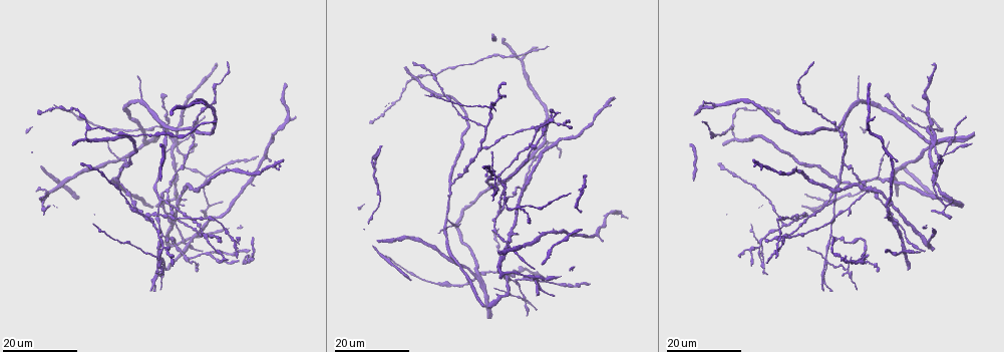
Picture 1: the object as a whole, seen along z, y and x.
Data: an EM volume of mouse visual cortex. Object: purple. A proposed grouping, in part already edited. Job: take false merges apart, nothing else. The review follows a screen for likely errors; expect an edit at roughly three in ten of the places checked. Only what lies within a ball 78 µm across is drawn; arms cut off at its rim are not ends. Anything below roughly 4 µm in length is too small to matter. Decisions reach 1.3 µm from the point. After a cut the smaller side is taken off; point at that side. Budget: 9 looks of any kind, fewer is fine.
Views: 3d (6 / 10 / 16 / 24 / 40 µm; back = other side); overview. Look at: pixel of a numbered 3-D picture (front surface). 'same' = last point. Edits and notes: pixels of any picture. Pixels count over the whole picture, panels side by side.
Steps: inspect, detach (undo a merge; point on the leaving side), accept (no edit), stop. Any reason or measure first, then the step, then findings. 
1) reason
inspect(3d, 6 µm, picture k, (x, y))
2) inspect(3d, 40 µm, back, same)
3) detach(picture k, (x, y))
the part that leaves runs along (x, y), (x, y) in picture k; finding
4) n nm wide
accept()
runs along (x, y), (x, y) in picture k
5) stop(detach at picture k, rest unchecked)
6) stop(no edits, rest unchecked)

four or more arms meet
inspect(3d, 24 µm, picture 1, (501, 210))

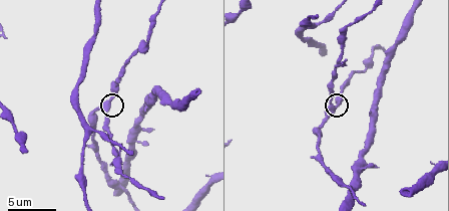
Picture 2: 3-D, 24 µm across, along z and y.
inspect(3d, 6 µm, picture 2, (333, 109))

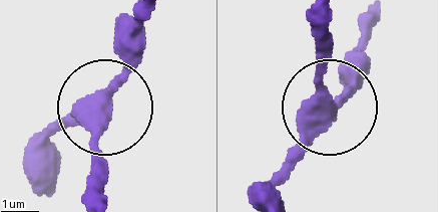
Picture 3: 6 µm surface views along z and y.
side arm 52 µm
accept()
runs along (324, 12), (324, 89), (333, 109), (368, 34) in picture 3; continuous, no second cell

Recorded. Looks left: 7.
three arms meet
inspect(3d, 16 µm, picture 2, (87, 132))

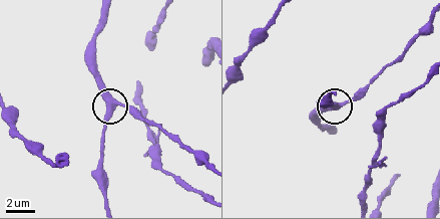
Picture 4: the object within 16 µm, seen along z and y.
accept()
runs along (203, 163), (121, 106), (110, 111), (103, 136), (103, 156) in picture 4; one cell here

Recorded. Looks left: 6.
inspect(3d, 16 µm, picture 1, (935, 144))

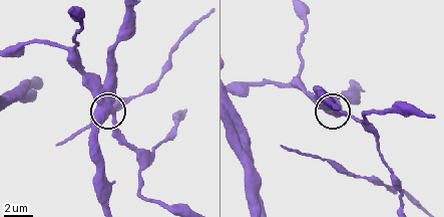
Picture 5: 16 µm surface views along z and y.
inspect(3d, 6 µm, picture 5, (115, 114))

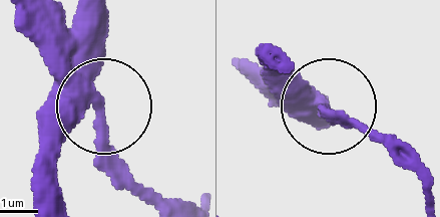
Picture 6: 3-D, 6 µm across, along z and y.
inspect(3d, 6 µm, back, picture 6, (98, 104))

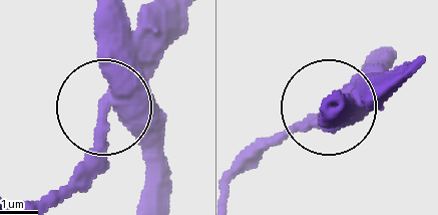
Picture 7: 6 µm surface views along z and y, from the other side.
side arm 31 µm
accept()
runs along (146, 203), (146, 146), (111, 111), (85, 191) in picture 7; continuous, no second cell

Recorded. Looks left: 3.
inspect(3d, 24 µm, picture 1, (139, 100))

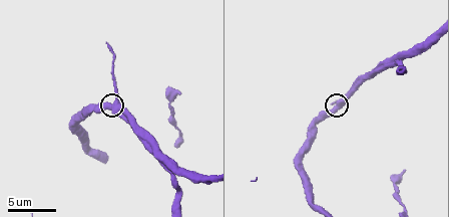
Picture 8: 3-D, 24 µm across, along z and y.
inspect(3d, 6 µm, picture 8, (113, 106))

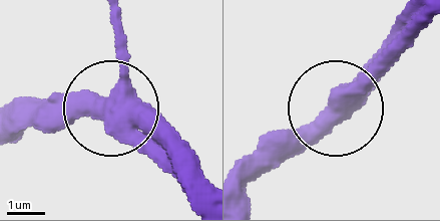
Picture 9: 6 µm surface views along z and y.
440 nm wide
accept()
continuous, no second cell

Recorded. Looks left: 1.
stop(no edits, rest unchecked)

